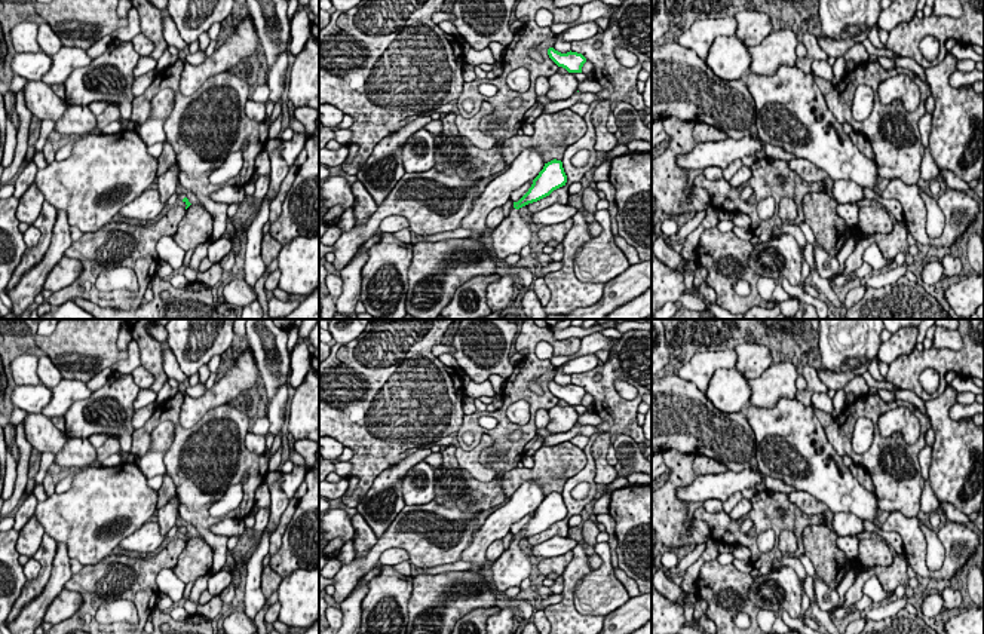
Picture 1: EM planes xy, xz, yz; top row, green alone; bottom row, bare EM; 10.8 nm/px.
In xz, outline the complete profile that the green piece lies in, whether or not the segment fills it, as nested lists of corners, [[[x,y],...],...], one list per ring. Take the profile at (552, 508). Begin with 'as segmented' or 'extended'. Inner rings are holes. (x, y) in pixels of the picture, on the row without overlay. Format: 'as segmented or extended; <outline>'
extended; [[[554,491],[545,496],[528,524],[518,535],[514,535],[509,549],[493,561],[490,573],[494,591],[506,592],[511,586],[519,588],[521,582],[530,578],[533,569],[530,555],[519,548],[518,542],[549,529],[565,515],[567,508],[561,493]]]

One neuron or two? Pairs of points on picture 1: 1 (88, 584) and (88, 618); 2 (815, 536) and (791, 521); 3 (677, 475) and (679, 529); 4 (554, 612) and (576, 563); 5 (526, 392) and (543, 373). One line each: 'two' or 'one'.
1: one
2: two
3: one
4: one
5: one

